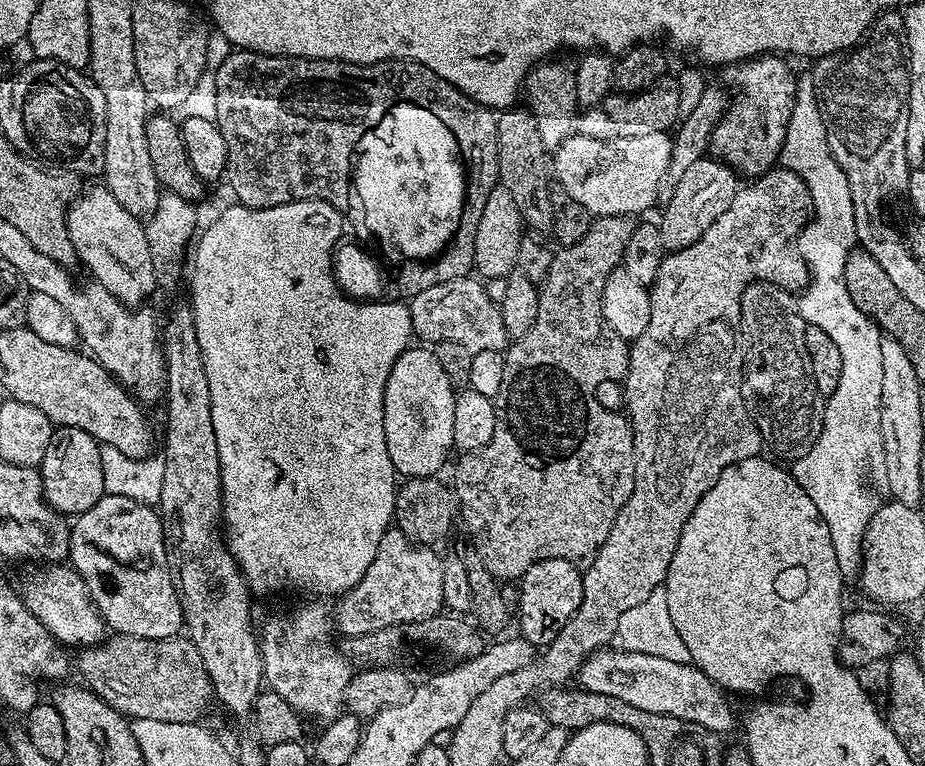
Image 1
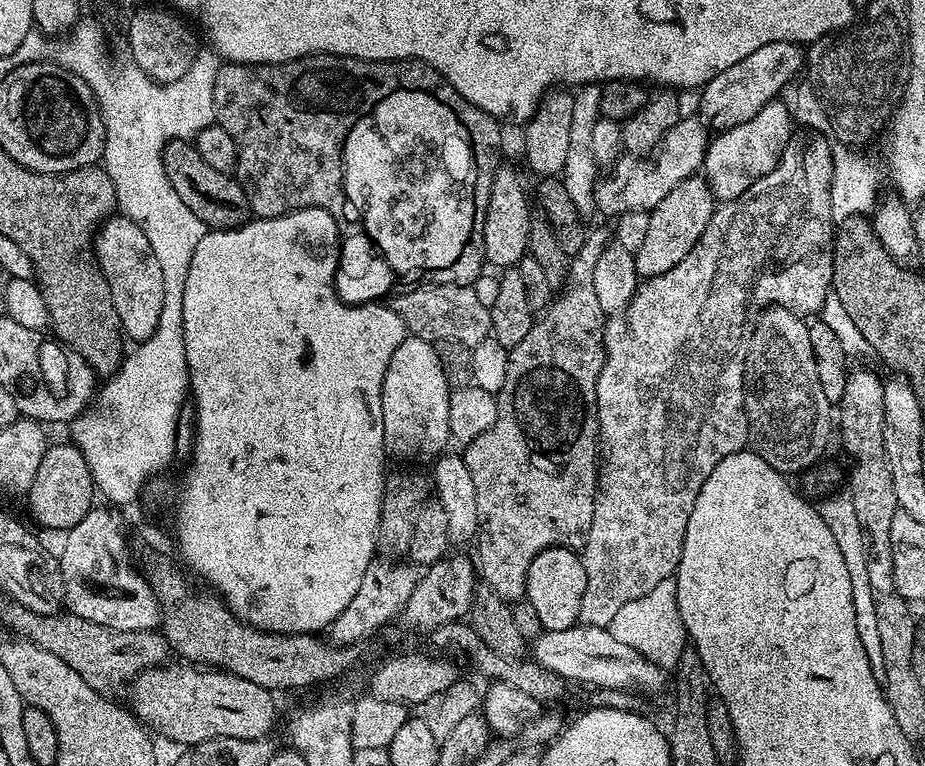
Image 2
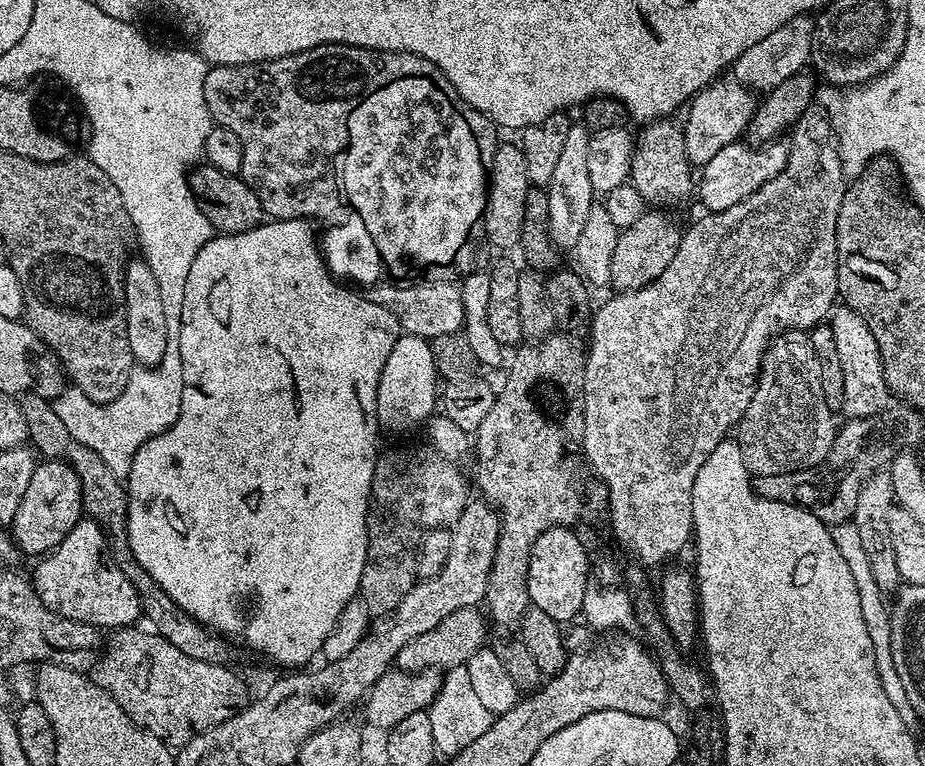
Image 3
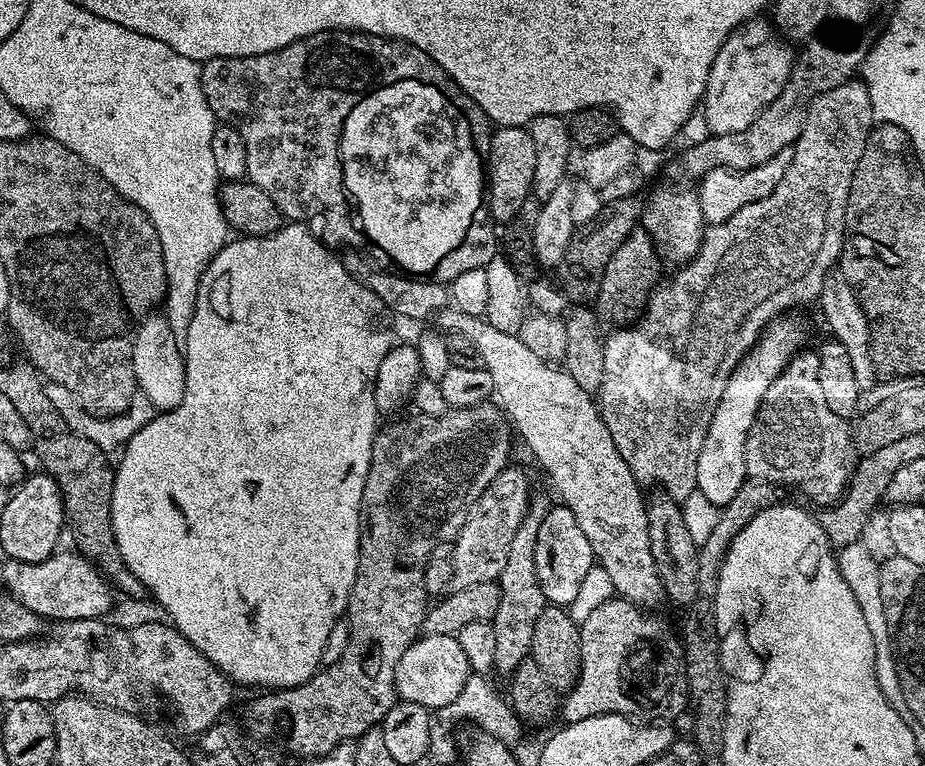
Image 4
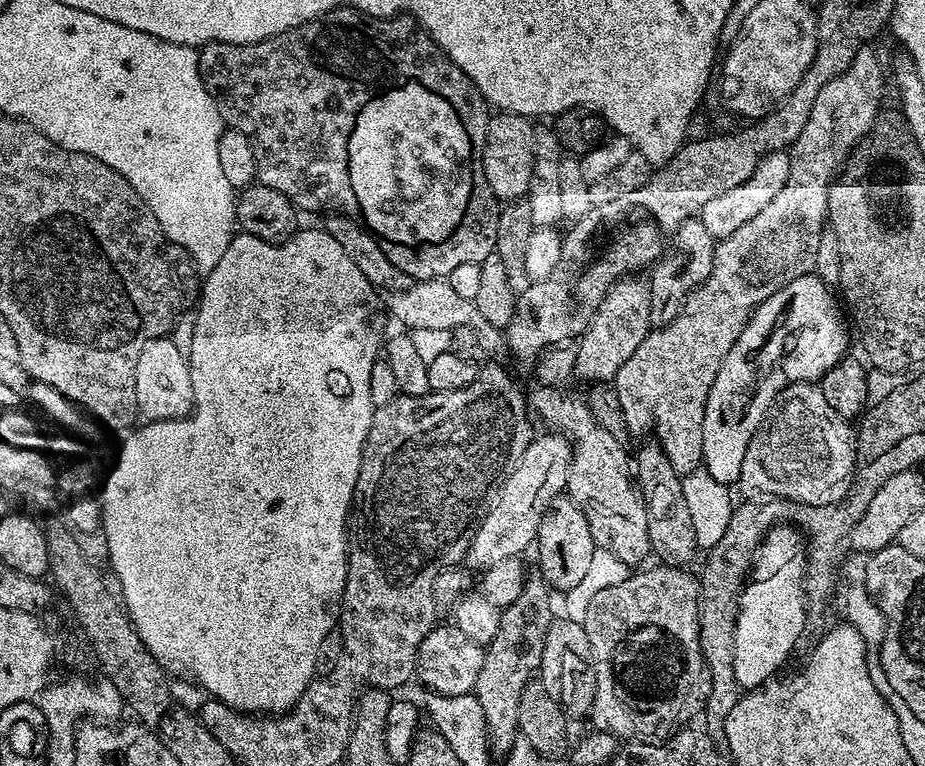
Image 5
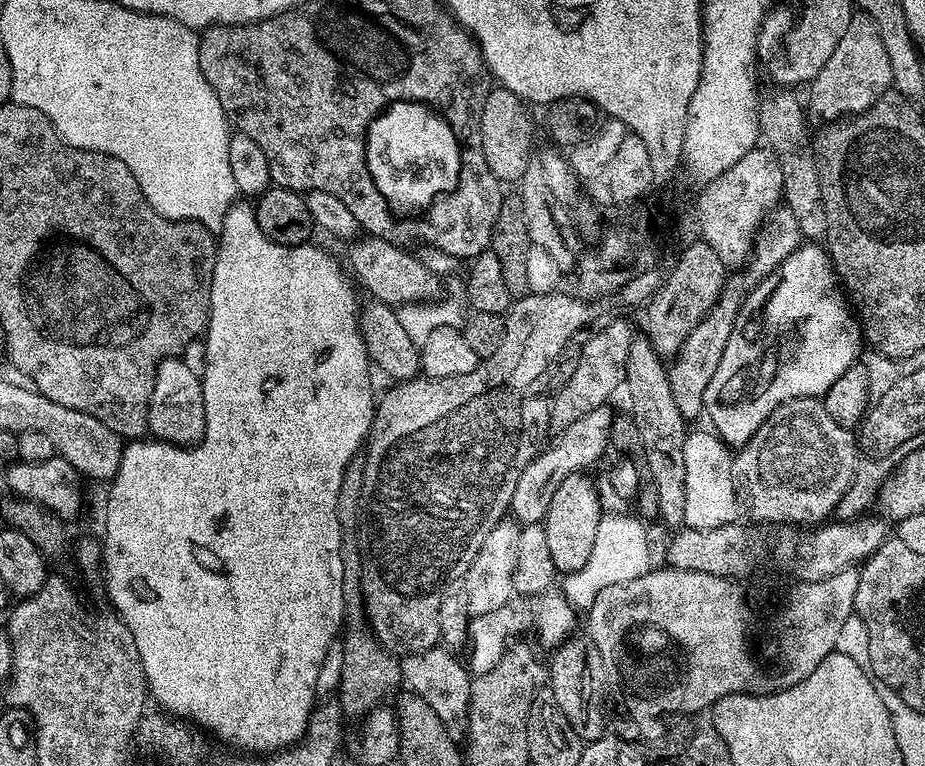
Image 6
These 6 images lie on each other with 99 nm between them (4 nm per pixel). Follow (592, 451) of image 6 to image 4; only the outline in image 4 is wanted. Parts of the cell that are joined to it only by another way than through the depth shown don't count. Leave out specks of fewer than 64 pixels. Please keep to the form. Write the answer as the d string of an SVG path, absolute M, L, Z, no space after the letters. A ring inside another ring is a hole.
M515 466L503 468L495 478L490 482L490 486L478 498L478 502L472 506L471 512L468 514L468 521L462 526L462 530L457 532L456 539L451 545L450 559L452 561L452 583L456 588L464 588L468 586L477 586L478 583L490 583L492 581L499 581L502 574L502 566L506 566L506 554L510 554L510 542L514 542L514 534L518 534L518 526L524 520L524 515L528 512L528 505L530 503L530 495L528 496L528 480L519 472Z

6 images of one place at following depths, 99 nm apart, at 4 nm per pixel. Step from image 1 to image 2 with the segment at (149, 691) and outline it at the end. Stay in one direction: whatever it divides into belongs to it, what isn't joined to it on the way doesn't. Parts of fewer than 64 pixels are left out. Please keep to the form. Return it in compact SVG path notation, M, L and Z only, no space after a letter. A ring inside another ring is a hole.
M15 602L5 606L4 624L13 628L17 637L34 642L42 650L50 650L50 654L62 658L70 670L82 674L86 686L105 694L116 694L112 692L118 691L123 684L124 687L131 685L148 668L161 667L170 656L167 640L159 631L114 630L71 614L43 616Z

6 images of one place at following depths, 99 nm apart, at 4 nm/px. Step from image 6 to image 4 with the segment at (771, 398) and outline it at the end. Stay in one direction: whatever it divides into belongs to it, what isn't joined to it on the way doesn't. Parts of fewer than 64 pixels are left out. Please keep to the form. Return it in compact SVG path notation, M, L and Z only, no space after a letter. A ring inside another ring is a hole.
M792 318L773 320L764 335L756 341L756 345L740 359L740 364L730 374L726 390L722 390L722 398L718 398L716 409L710 418L710 426L702 442L702 454L698 454L696 491L705 495L714 505L728 504L744 484L746 438L758 414L762 398L766 390L770 390L774 378L778 378L778 374L782 374L785 366L801 351L800 343L804 340L804 332L794 321L788 319Z

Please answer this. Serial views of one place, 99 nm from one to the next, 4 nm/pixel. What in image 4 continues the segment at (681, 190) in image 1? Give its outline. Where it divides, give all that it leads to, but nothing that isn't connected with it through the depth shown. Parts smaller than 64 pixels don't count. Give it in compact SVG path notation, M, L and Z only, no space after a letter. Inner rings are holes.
M643 230L630 233L620 243L618 250L610 254L610 262L606 262L606 270L602 274L600 293L594 298L594 311L605 325L627 326L640 319L648 302L661 279L662 261L656 252L656 243L650 234Z

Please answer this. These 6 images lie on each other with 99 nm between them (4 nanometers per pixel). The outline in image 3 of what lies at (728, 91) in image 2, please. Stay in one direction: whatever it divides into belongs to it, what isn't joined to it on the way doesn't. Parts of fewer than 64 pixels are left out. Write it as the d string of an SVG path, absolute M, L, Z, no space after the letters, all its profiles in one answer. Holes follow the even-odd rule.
M811 15L790 18L790 22L778 26L774 34L766 34L762 42L758 42L750 50L743 52L732 65L731 75L737 84L743 84L753 93L773 92L778 86L782 86L782 82L786 82L786 78L797 76L800 72L805 71L806 65L812 59L815 39L816 26Z

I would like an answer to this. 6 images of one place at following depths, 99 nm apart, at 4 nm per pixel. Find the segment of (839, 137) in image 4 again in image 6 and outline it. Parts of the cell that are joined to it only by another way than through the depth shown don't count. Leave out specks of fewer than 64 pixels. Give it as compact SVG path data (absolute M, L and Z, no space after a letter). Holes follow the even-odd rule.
M867 14L853 15L846 34L842 34L838 46L834 46L834 54L826 58L826 66L822 66L810 81L811 88L812 97L806 100L806 104L811 115L813 112L821 122L855 118L872 108L874 102L892 88L890 57L886 54L876 23ZM787 206L780 207L767 213L766 219L754 233L754 239L750 245L750 255L743 265L744 272L738 273L737 276L729 275L725 279L724 289L720 291L719 300L707 312L704 319L692 327L692 331L684 340L684 345L680 347L680 351L671 361L672 366L670 364L667 369L674 402L685 421L692 422L696 415L701 415L704 412L706 386L710 386L710 378L714 378L714 370L718 370L718 362L722 362L726 342L734 330L736 316L740 313L740 307L744 304L748 293L760 281L765 280L786 258L790 258L792 251L800 247L802 243L798 218L794 218L794 214Z

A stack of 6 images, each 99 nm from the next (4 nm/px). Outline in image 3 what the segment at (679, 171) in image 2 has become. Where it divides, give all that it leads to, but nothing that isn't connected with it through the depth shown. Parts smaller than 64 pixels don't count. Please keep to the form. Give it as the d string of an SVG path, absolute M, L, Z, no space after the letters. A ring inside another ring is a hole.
M717 79L715 82L697 92L687 105L688 117L682 120L684 130L684 145L688 161L693 166L702 166L722 150L722 146L737 143L747 133L748 123L756 112L757 97L743 84L737 84L735 79Z

